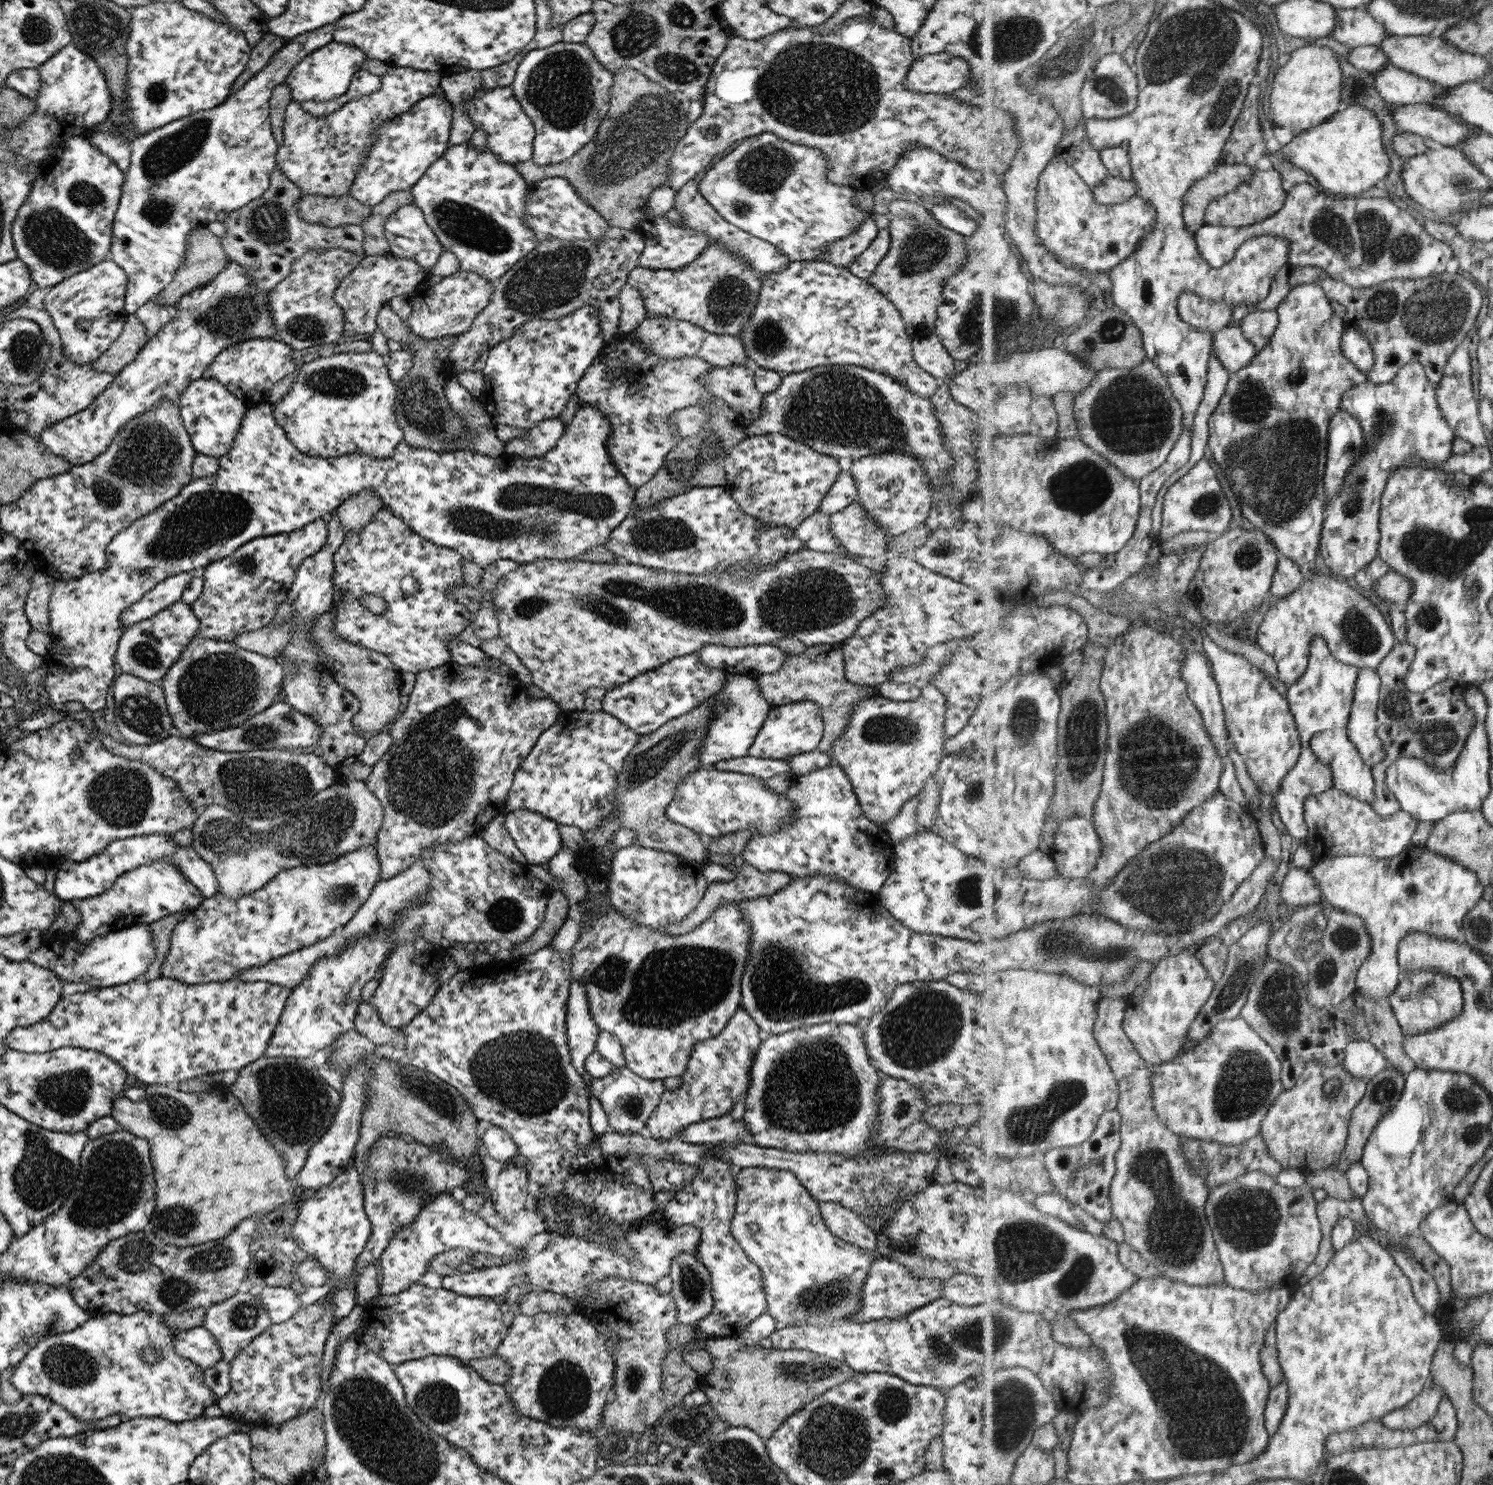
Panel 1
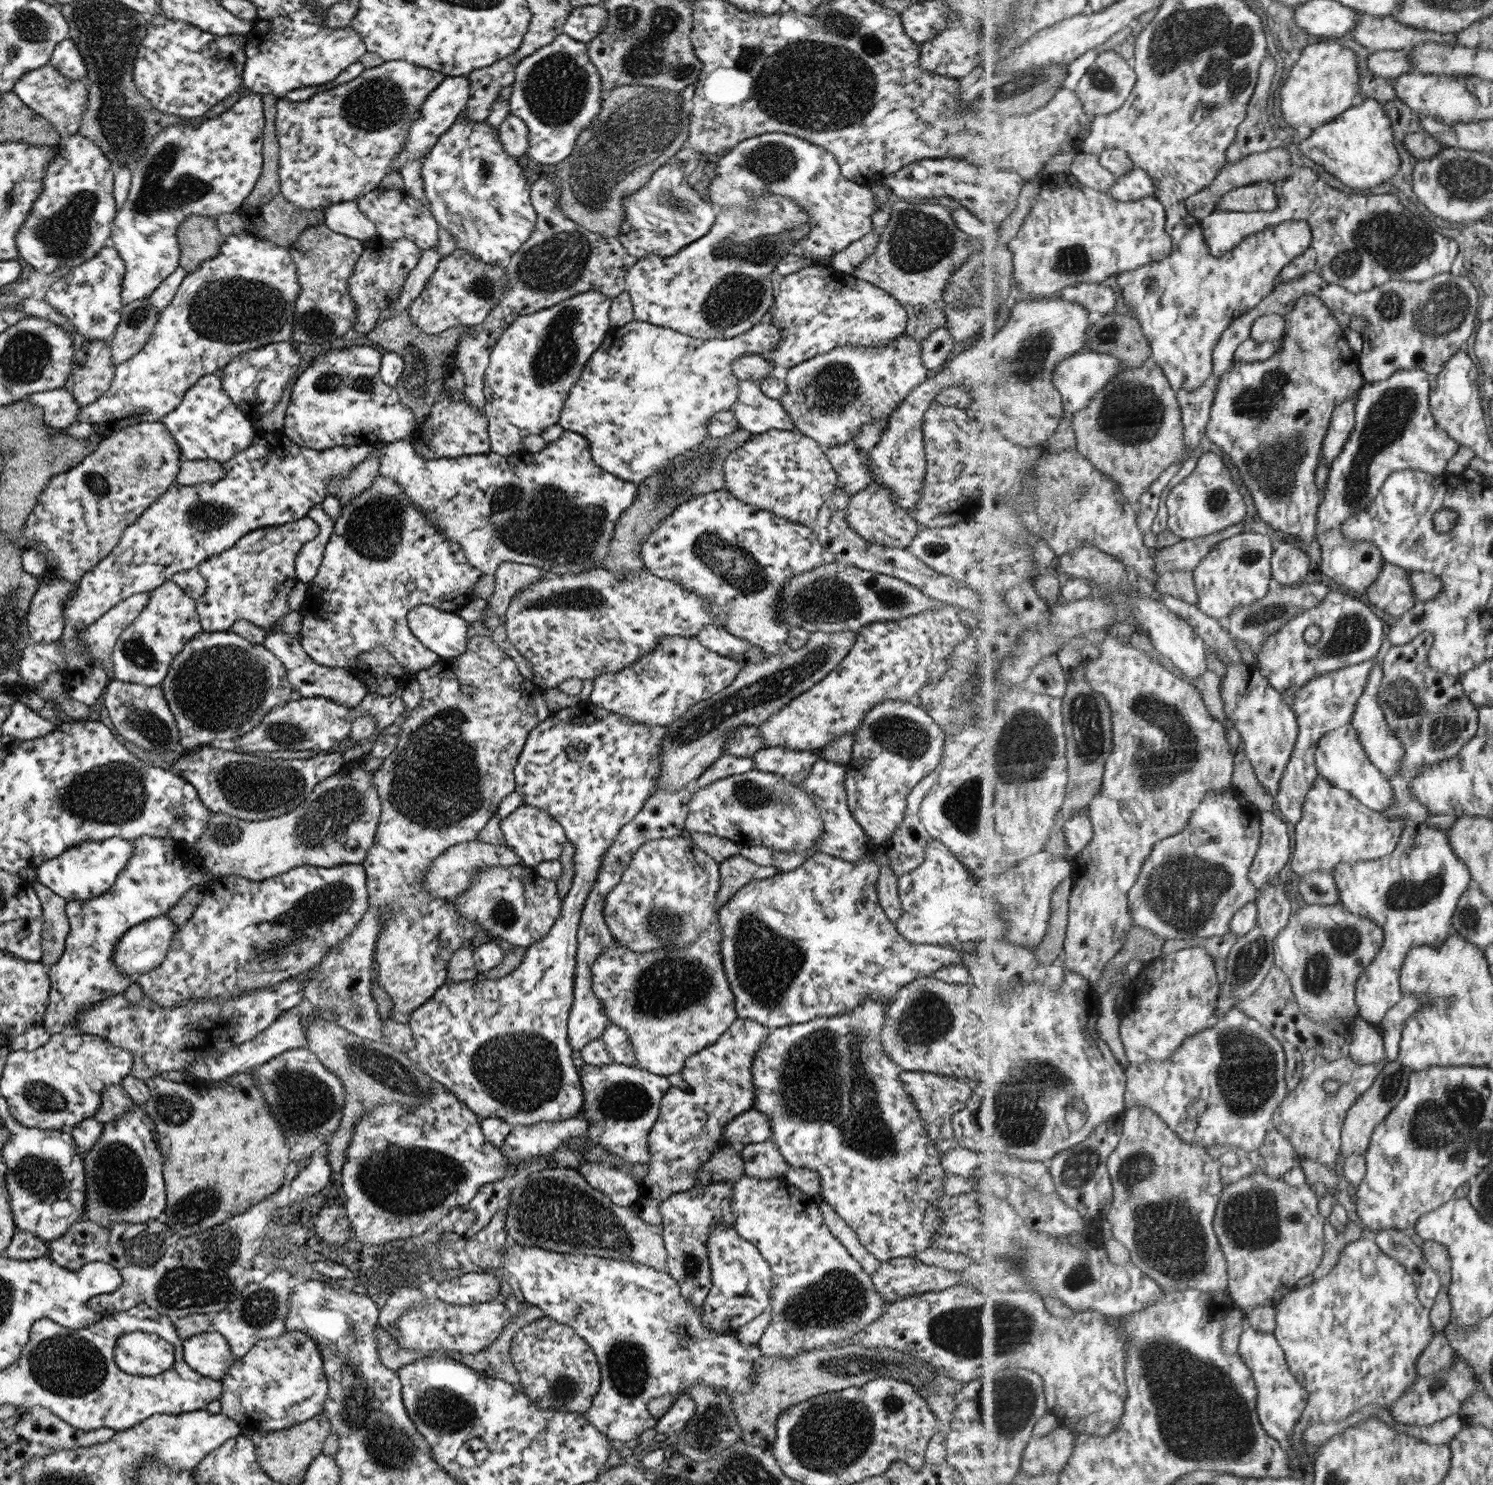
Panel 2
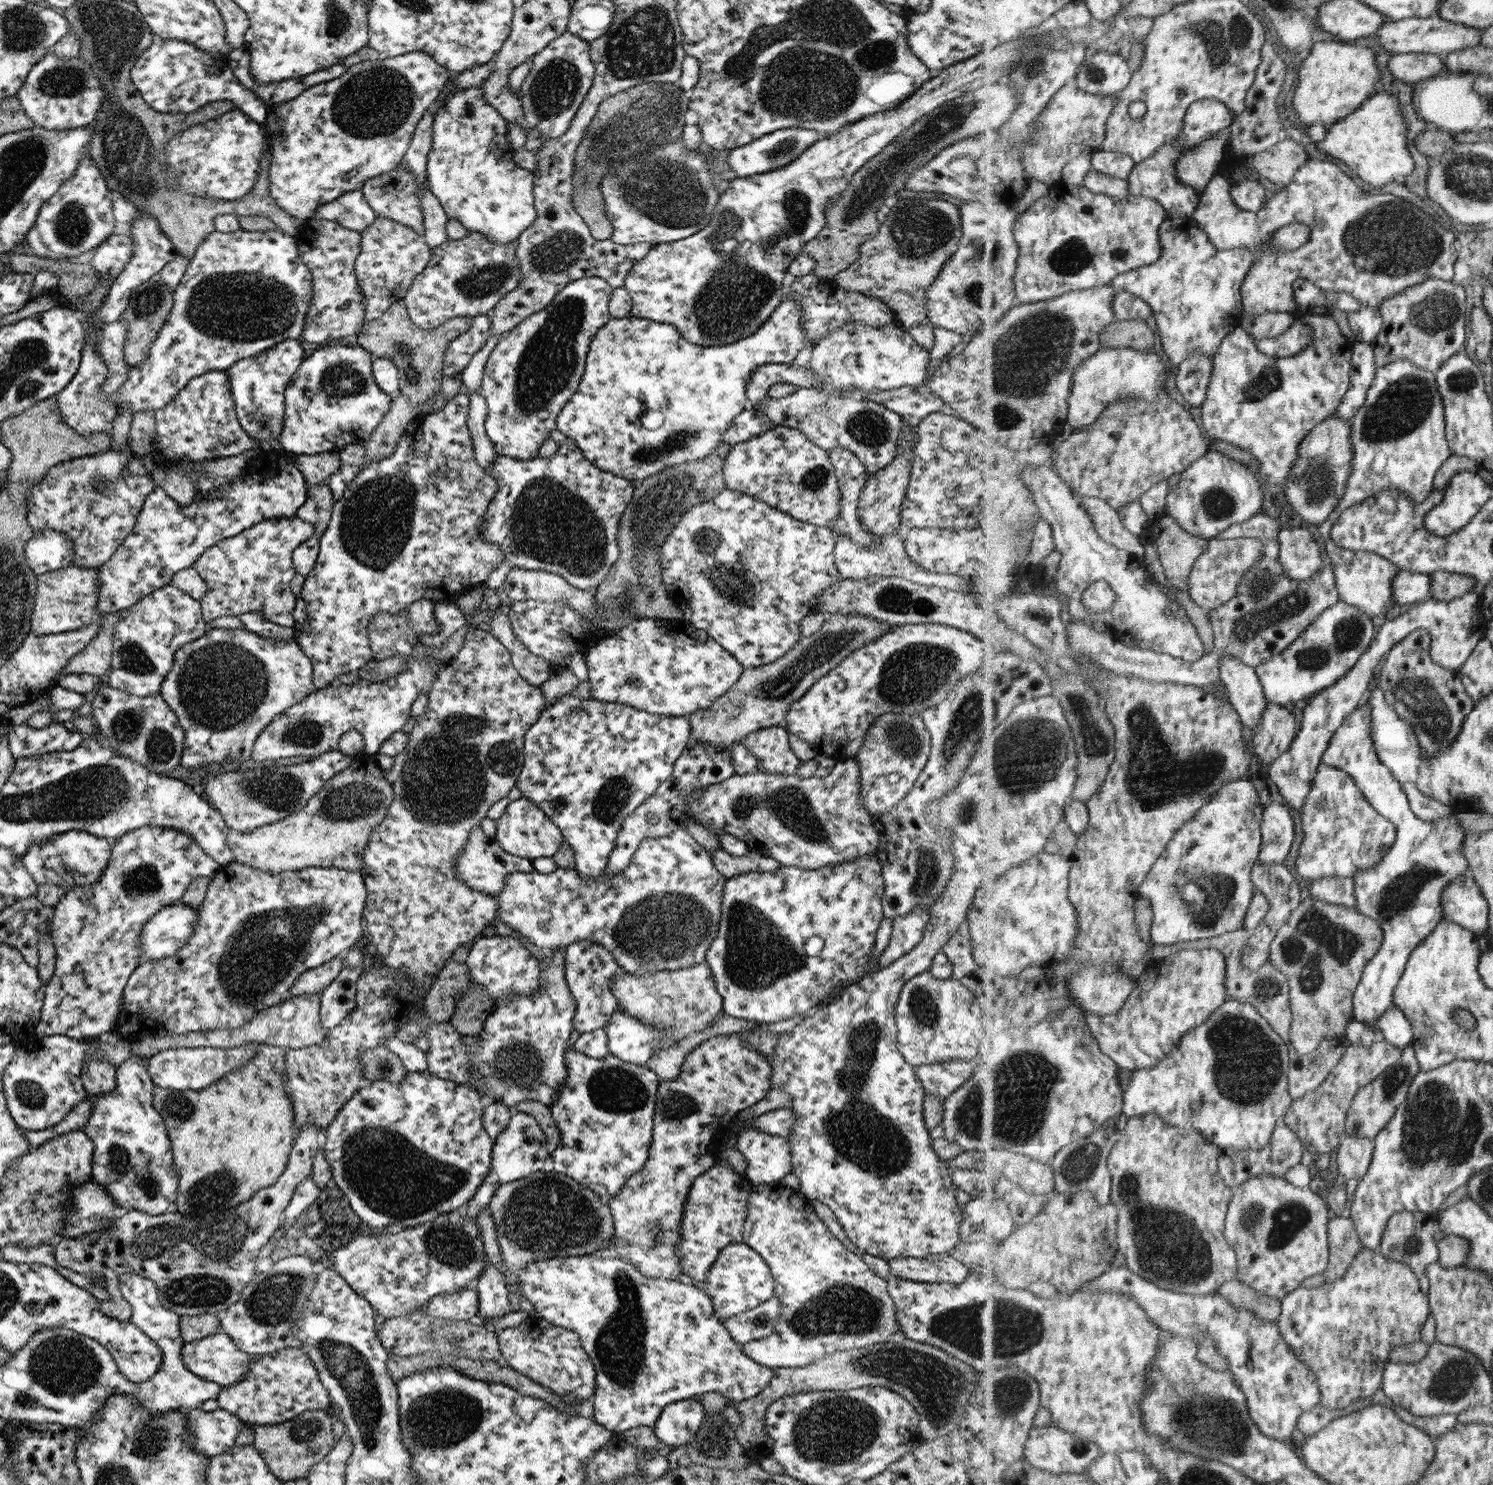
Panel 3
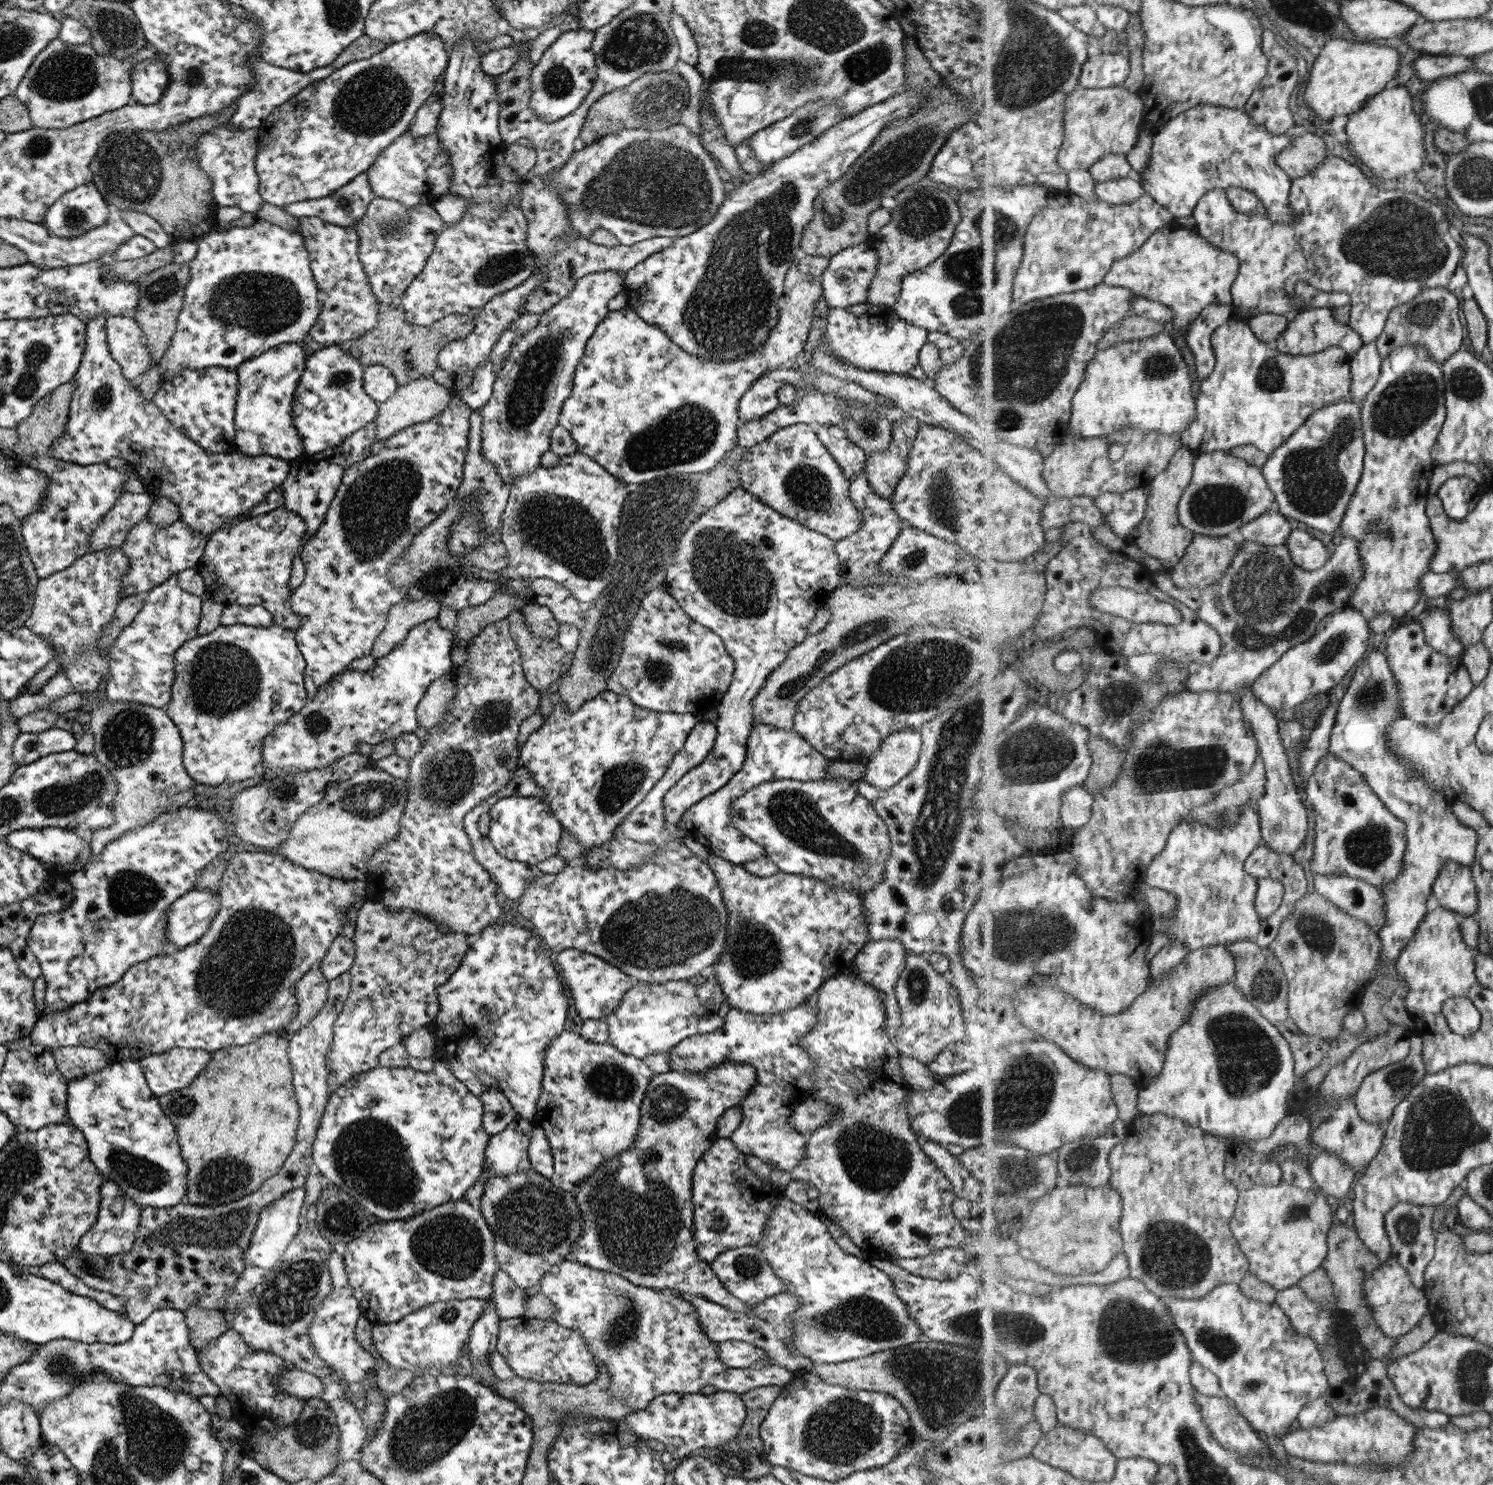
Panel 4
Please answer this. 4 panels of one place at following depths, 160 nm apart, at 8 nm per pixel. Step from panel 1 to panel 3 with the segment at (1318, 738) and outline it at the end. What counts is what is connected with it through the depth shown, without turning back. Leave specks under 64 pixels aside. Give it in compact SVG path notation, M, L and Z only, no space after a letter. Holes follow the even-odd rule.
M1379 669L1366 692L1365 700L1351 713L1339 730L1335 731L1322 763L1347 772L1355 784L1363 789L1371 806L1393 821L1398 828L1398 838L1390 847L1386 858L1373 870L1364 870L1355 880L1357 910L1379 921L1384 930L1384 941L1379 952L1366 966L1358 990L1354 994L1354 1017L1359 1023L1375 1024L1382 1014L1394 1006L1394 992L1398 987L1411 953L1445 918L1442 894L1459 876L1468 873L1469 859L1465 858L1465 838L1468 831L1452 818L1435 822L1420 820L1403 792L1403 784L1379 760L1372 739L1372 704L1370 699L1380 685Z

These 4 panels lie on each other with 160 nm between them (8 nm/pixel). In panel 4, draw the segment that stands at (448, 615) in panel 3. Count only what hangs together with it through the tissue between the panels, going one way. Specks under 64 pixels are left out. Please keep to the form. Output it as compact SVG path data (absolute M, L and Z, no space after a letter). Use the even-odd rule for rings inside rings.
M431 618L412 626L399 644L385 656L374 660L373 668L367 671L348 669L332 676L287 722L276 726L271 734L263 738L261 764L265 769L278 773L289 768L297 768L297 772L323 769L337 763L337 760L345 755L357 753L359 743L377 745L387 740L395 740L401 733L411 733L418 726L414 710L427 685L452 669L450 650L454 642L453 631L439 628L437 619Z

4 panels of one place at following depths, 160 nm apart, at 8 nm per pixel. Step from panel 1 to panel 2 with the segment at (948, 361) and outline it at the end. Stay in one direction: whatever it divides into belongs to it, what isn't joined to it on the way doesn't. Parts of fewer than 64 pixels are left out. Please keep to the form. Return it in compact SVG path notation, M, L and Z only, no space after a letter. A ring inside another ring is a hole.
M944 327L933 330L919 344L923 366L930 374L941 369L956 351L954 341Z

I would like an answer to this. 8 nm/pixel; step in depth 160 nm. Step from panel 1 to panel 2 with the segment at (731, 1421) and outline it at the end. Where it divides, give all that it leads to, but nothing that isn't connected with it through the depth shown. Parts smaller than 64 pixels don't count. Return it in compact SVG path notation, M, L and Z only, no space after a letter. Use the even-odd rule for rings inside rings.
M845 1345L841 1347L835 1347L834 1349L817 1349L810 1350L809 1352L803 1352L800 1355L795 1355L791 1359L769 1359L762 1355L755 1355L753 1360L753 1370L756 1372L752 1376L753 1385L748 1392L732 1392L727 1395L730 1398L730 1405L735 1413L736 1423L739 1425L742 1441L745 1444L751 1446L759 1446L763 1449L769 1450L771 1443L775 1436L775 1421L777 1415L788 1406L797 1404L799 1401L822 1395L826 1392L833 1392L843 1390L849 1387L858 1387L865 1384L868 1380L874 1378L892 1378L893 1380L902 1380L907 1384L910 1384L915 1392L924 1398L924 1402L930 1411L935 1415L938 1427L936 1431L931 1435L931 1438L926 1444L924 1452L925 1460L931 1464L939 1464L945 1461L946 1456L946 1444L945 1433L948 1429L949 1423L953 1418L953 1411L955 1410L954 1394L960 1390L961 1383L956 1383L955 1380L950 1379L943 1371L929 1366L929 1364L923 1364L921 1360L909 1356L909 1354L901 1354L898 1350L889 1347L877 1347L876 1349L866 1349L859 1345Z

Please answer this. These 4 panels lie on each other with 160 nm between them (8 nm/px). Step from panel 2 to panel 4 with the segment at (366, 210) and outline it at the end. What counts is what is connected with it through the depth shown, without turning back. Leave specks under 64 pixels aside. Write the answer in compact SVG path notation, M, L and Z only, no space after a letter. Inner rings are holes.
M409 128L379 152L366 173L373 196L399 201L404 207L414 207L419 203L432 203L448 192L452 168L440 151L435 132L412 137Z

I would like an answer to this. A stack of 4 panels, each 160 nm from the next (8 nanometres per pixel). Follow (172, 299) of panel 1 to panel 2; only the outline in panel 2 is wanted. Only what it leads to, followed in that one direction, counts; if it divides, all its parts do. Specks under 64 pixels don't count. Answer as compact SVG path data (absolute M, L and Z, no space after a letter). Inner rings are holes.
M187 215L179 223L176 237L179 245L179 267L187 274L195 272L201 262L209 260L218 253L218 246L223 240L216 229L216 219L209 216Z

